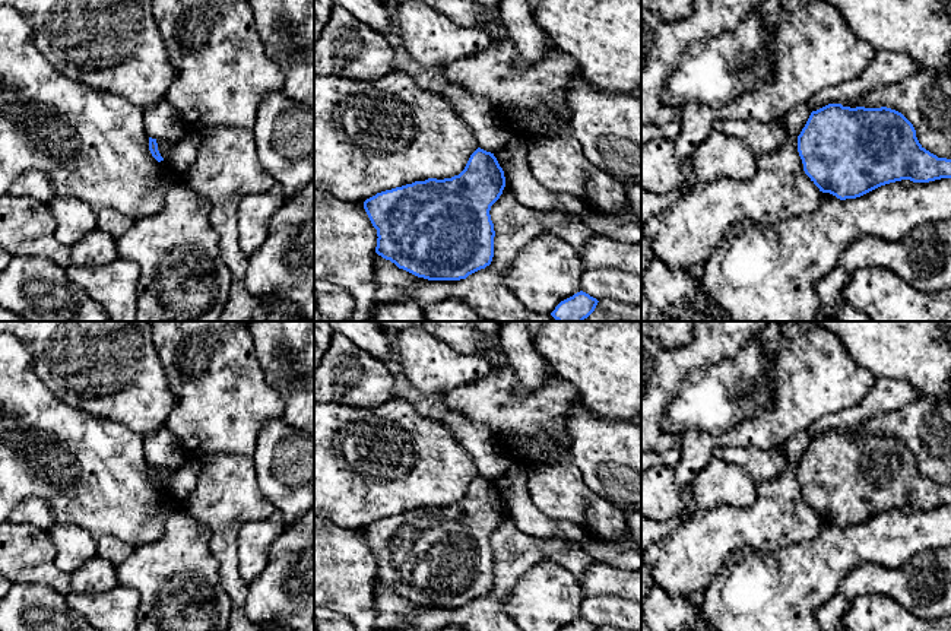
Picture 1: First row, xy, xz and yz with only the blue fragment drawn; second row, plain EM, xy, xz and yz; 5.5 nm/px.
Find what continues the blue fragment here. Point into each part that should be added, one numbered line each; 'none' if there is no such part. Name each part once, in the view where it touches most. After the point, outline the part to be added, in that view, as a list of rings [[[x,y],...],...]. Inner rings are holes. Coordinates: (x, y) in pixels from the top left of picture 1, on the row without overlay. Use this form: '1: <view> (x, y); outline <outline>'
none

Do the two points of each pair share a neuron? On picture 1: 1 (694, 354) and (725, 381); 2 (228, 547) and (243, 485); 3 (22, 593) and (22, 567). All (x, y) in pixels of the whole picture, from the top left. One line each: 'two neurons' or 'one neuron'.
1: two neurons
2: one neuron
3: two neurons

